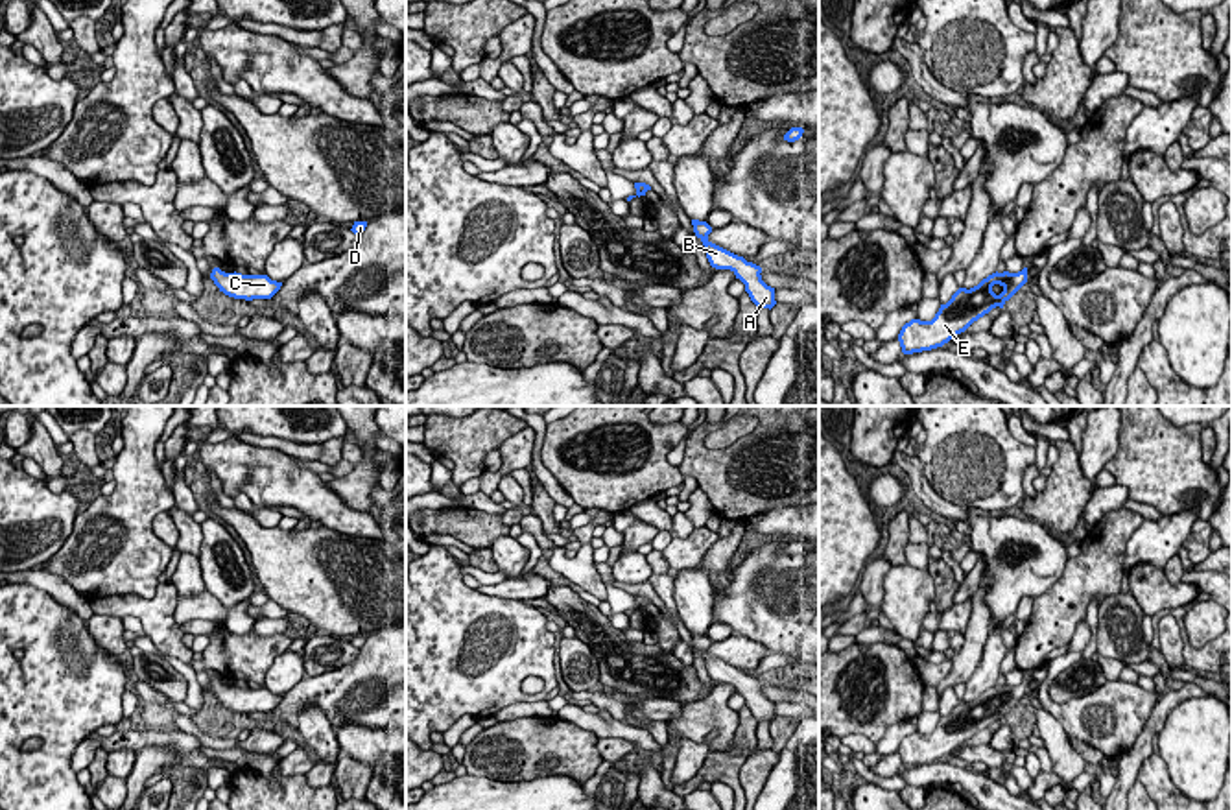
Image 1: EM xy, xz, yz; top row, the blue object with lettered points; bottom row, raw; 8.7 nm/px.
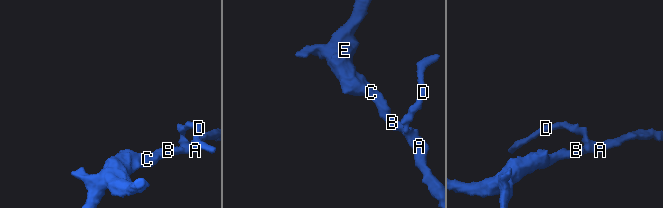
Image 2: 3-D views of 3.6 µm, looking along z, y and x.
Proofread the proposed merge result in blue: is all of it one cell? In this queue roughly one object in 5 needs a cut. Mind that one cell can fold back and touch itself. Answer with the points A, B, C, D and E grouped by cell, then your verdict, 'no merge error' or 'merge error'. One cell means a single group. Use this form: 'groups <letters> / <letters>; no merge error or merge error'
groups A B C D E; no merge error

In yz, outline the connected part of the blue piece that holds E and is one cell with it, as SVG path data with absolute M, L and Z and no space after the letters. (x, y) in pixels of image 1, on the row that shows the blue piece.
M1027 268L1018 273L992 273L977 286L959 288L946 304L941 304L931 321L911 319L898 334L904 354L942 347L974 321L1003 304L1027 282Z

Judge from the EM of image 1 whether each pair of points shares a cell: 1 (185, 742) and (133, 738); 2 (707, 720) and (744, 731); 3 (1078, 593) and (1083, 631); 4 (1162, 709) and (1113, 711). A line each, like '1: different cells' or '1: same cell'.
1: same cell
2: different cells
3: different cells
4: different cells

